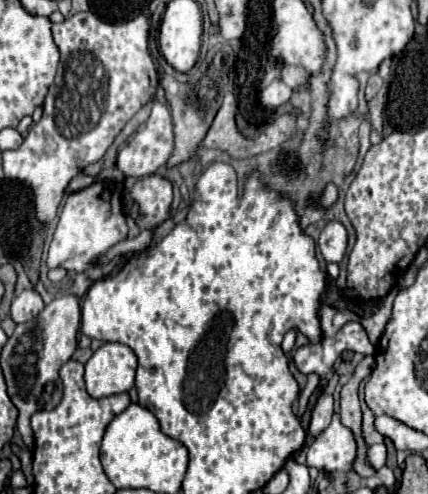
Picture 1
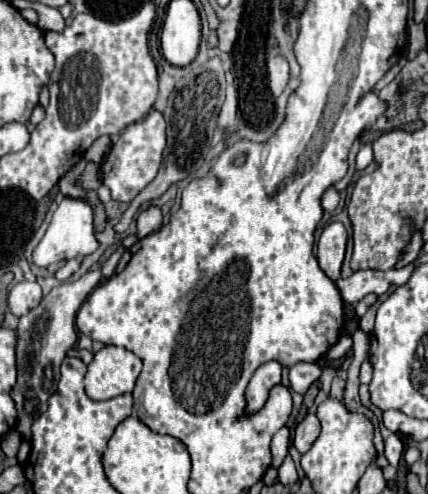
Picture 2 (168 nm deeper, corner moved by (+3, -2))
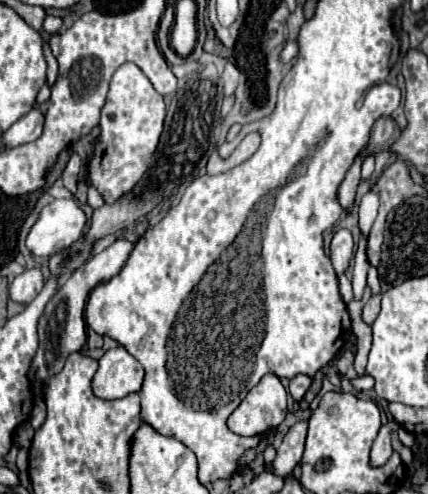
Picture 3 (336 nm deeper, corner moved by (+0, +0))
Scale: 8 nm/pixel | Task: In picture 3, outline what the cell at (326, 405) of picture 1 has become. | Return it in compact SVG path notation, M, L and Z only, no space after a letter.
M298 421L296 425L290 427L290 431L284 435L282 445L276 451L274 459L274 473L280 477L286 477L302 459L304 453L304 443L306 443L306 433L308 433L308 421Z

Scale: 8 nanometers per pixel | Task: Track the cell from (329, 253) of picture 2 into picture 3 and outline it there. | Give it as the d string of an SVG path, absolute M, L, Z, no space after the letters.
M338 229L330 243L330 261L334 265L336 275L342 275L348 269L352 255L354 255L352 233L348 229Z

